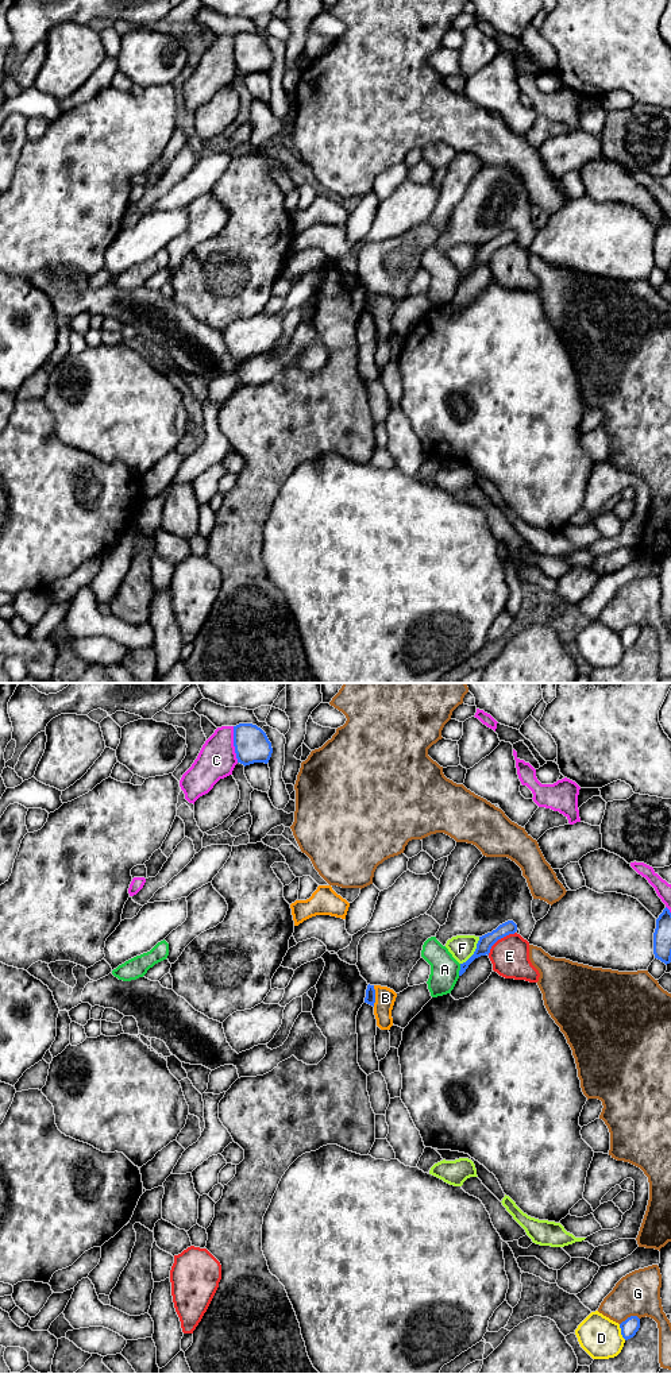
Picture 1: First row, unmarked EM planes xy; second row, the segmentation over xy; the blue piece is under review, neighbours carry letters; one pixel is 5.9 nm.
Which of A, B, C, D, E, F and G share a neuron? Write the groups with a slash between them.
A / B / C / D / E / F / G

